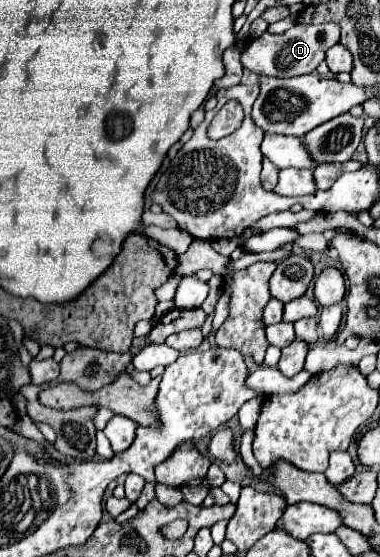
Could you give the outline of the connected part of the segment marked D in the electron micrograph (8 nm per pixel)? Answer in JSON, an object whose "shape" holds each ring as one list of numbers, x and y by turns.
{"shape":[[334,22,320,24,320,26,296,24,280,36,264,32,258,40,252,40,246,52,242,54,242,64,244,68,256,74,266,74,266,76,276,76,276,78,292,78,300,74,310,74,324,60,326,50,338,44,338,40,340,40,340,26]]}

